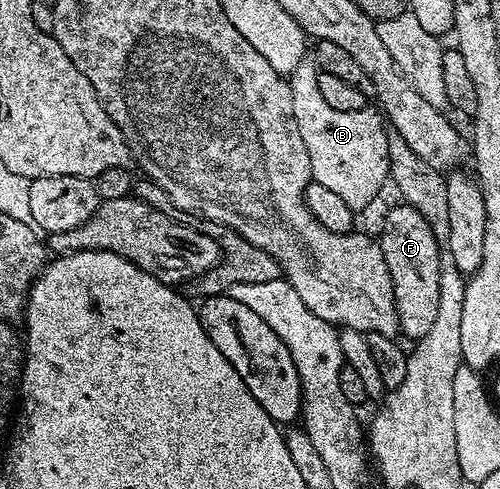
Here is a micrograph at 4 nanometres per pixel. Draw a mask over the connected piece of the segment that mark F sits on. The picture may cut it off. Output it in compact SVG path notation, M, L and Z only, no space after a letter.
M401 202L400 207L392 207L388 211L388 216L384 219L384 228L378 234L378 242L382 253L386 257L386 265L390 269L392 278L392 288L394 289L394 301L398 309L398 321L400 322L401 332L409 335L412 341L419 341L430 333L430 328L434 325L434 320L438 314L438 287L440 277L440 257L442 245L434 237L426 217L418 213L410 204Z

